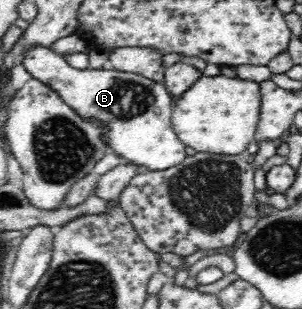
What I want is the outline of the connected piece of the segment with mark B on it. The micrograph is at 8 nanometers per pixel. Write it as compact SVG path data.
M43 46L29 50L22 64L25 65L26 70L31 73L33 78L57 92L63 102L75 110L77 116L99 124L103 128L103 140L105 140L109 151L118 155L123 163L137 164L142 171L157 171L175 168L181 165L187 157L185 154L186 145L179 139L171 125L175 99L167 93L163 83L151 81L136 73L113 69L75 69L67 63L65 56Z

